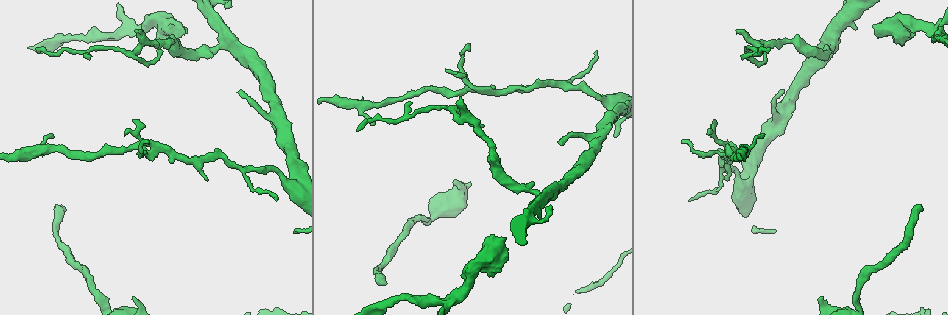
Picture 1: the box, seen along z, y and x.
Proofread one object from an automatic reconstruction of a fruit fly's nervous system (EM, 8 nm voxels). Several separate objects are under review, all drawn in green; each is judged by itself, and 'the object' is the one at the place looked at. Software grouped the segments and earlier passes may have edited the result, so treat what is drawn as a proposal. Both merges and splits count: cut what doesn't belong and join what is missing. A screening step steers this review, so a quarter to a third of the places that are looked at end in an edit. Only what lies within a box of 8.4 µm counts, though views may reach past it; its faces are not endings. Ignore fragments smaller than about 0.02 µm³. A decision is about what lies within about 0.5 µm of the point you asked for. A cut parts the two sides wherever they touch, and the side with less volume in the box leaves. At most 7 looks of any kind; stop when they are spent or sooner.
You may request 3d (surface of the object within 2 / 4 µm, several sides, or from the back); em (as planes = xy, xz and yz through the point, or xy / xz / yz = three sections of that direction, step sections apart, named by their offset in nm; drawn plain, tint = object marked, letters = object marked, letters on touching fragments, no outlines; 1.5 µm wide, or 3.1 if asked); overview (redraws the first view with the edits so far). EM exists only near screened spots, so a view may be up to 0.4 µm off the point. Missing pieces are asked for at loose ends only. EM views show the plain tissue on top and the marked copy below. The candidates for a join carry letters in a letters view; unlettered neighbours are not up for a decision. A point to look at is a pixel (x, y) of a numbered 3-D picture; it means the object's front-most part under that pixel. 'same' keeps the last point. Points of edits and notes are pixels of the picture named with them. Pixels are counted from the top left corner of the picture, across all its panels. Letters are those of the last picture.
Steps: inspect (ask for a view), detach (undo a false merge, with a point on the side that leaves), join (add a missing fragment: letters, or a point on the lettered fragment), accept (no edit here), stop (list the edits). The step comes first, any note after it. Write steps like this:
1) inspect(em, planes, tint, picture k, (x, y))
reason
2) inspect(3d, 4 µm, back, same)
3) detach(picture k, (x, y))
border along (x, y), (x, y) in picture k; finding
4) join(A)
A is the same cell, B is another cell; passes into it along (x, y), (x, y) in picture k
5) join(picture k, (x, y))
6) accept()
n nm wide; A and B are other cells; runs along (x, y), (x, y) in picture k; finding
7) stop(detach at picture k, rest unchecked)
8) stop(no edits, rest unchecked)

inspect(3d, 4 µm, picture 1, (134, 119))
tapers out

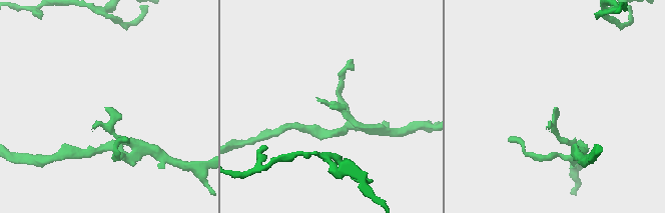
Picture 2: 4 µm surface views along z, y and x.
inspect(em, planes, letters, picture 2, (329, 107))

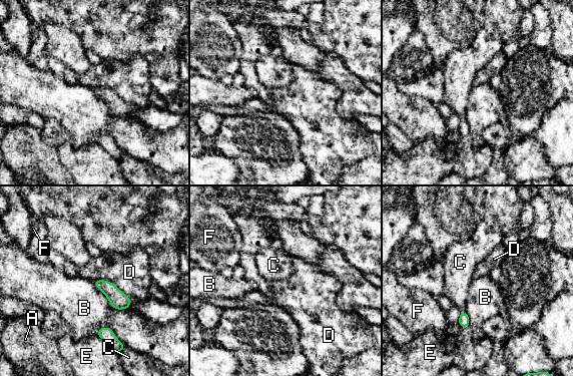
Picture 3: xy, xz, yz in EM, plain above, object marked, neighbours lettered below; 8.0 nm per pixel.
accept()
A, B, C, D, E and F are other cells; border along (92, 281), (112, 307), (130, 307) in picture 3; no lettered fragment goes on from it

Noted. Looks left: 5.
inspect(em, xz, step 8, tint, picture 1, (209, 52))
sharp bend

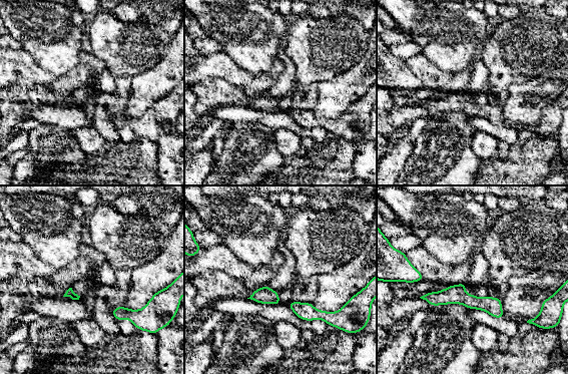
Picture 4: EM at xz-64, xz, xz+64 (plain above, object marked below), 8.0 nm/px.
inspect(em, planes, letters, same)
another direction

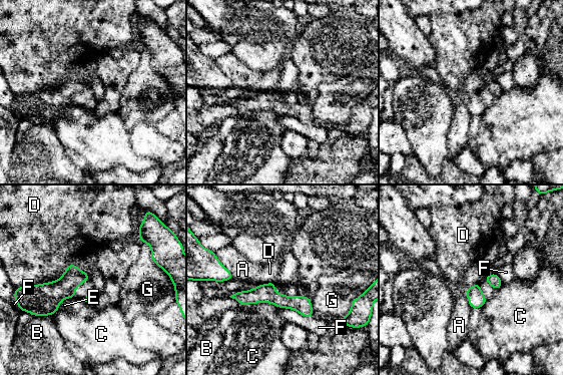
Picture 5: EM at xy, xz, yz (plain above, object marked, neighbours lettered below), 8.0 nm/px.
accept()
D touches over 400 nm; A, B, C, D, E, F and G are other cells; runs along (235, 296), (271, 296), (310, 314) in picture 5; continuous, no second neuron

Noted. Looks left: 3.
inspect(em, xz, step 4, letters, picture 1, (140, 30))
tapers out

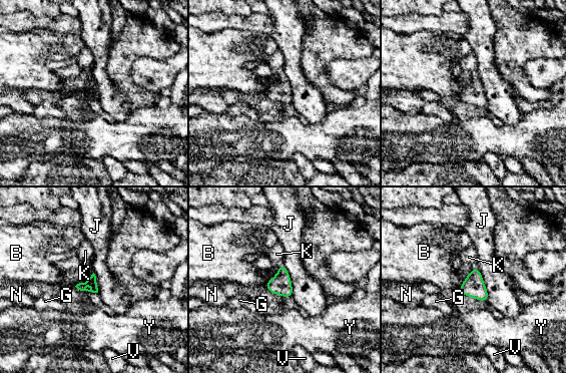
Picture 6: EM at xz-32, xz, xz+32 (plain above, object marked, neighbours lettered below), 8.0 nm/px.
inspect(em, yz, step 8, letters, same)

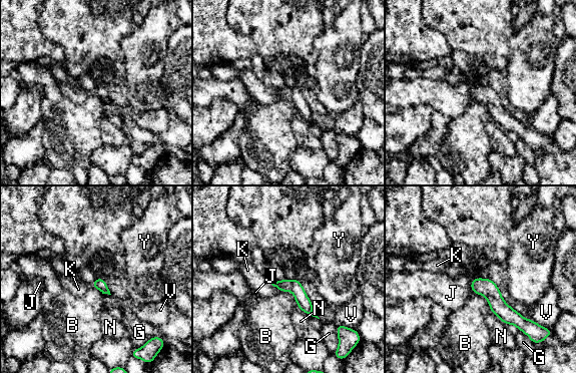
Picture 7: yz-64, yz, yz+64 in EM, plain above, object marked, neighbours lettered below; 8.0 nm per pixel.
join(K)
K is the same cell, B, G, J, N, V and Y are other cells; the neuron continues

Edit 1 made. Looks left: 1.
stop(join at picture 7, rest unchecked)

